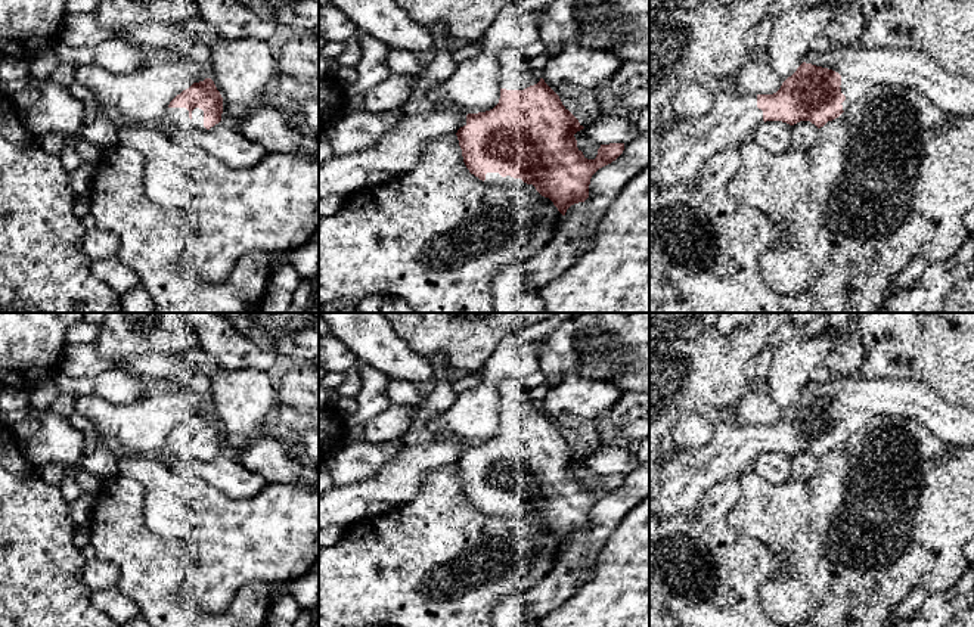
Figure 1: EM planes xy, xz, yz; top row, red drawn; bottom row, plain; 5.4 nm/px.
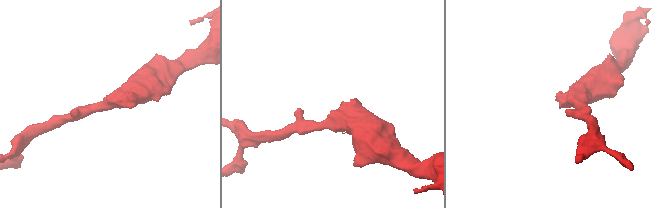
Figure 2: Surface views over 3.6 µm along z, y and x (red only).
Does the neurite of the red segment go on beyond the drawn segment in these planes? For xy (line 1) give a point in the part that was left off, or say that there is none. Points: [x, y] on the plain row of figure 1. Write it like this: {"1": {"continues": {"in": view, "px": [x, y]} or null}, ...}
{"1": {"continues": {"in": "xy", "px": [179, 447]}}}

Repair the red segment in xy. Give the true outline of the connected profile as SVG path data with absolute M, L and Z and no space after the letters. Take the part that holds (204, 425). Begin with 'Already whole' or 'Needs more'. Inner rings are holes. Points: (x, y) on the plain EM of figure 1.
Needs more. M211 409L193 413L168 435L164 453L207 462L221 451L223 428Z

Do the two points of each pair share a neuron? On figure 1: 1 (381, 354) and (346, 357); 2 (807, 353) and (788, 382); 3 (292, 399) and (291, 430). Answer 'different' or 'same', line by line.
1: different
2: same
3: same

